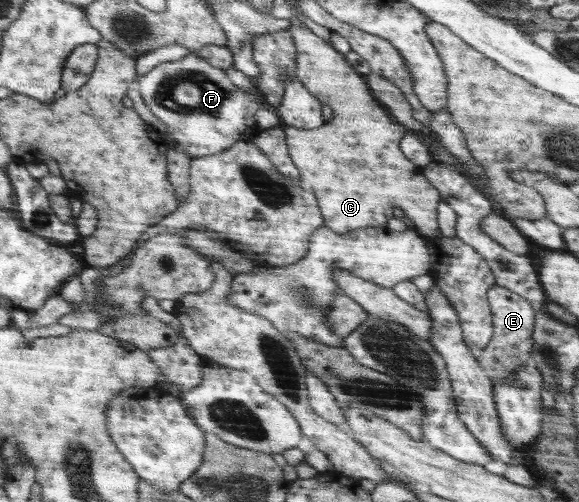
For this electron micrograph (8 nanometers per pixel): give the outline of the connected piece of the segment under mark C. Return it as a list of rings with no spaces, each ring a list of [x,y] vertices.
[[[293,18],[290,28],[288,28],[290,34],[293,36],[294,44],[297,45],[297,74],[296,79],[301,81],[303,85],[314,96],[317,96],[321,101],[322,105],[330,105],[333,108],[335,119],[332,122],[326,122],[321,127],[315,129],[301,129],[292,126],[284,126],[285,139],[287,142],[287,147],[289,150],[289,155],[293,160],[293,163],[298,167],[299,178],[301,181],[302,188],[305,188],[307,191],[314,193],[317,197],[318,204],[321,207],[322,216],[325,219],[325,224],[328,228],[333,229],[334,232],[338,234],[344,234],[348,231],[357,230],[357,228],[366,228],[366,227],[384,227],[386,226],[388,220],[394,216],[396,210],[399,208],[404,214],[405,218],[409,219],[412,223],[412,228],[420,233],[424,237],[433,237],[440,233],[439,224],[437,221],[437,206],[440,202],[441,196],[439,195],[438,189],[434,188],[430,181],[423,175],[421,168],[414,164],[413,161],[409,159],[401,151],[400,141],[402,137],[406,134],[406,130],[414,130],[414,117],[413,117],[413,108],[408,103],[405,93],[398,88],[393,81],[388,80],[386,77],[380,76],[372,71],[366,77],[359,74],[356,71],[356,68],[353,68],[345,59],[344,55],[341,55],[337,50],[332,48],[332,45],[325,41],[323,38],[320,38],[317,34],[314,34],[302,21],[298,18]]]

